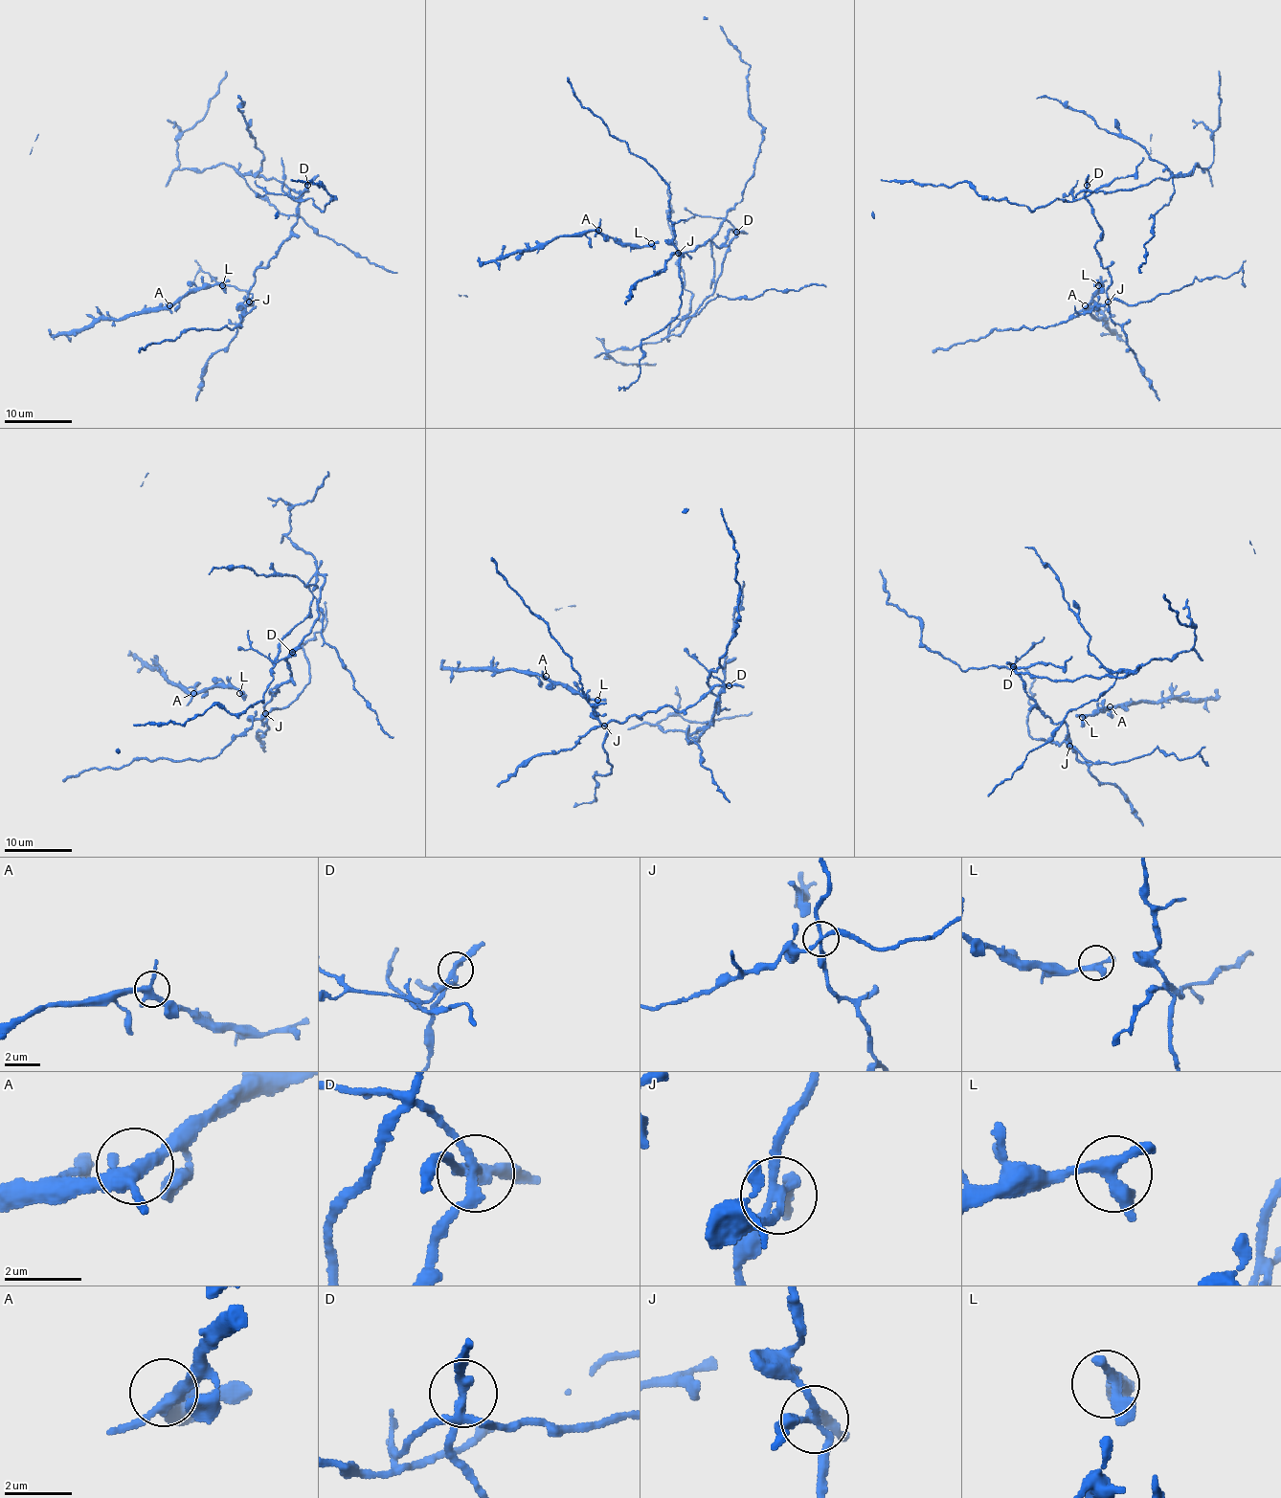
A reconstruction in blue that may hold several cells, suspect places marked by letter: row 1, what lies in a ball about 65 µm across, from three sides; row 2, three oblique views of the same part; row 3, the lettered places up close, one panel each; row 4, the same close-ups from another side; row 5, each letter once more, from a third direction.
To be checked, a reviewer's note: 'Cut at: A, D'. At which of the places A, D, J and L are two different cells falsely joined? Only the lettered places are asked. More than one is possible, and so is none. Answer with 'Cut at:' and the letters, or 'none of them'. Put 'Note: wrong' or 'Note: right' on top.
Note: wrong
Cut at: D, J

